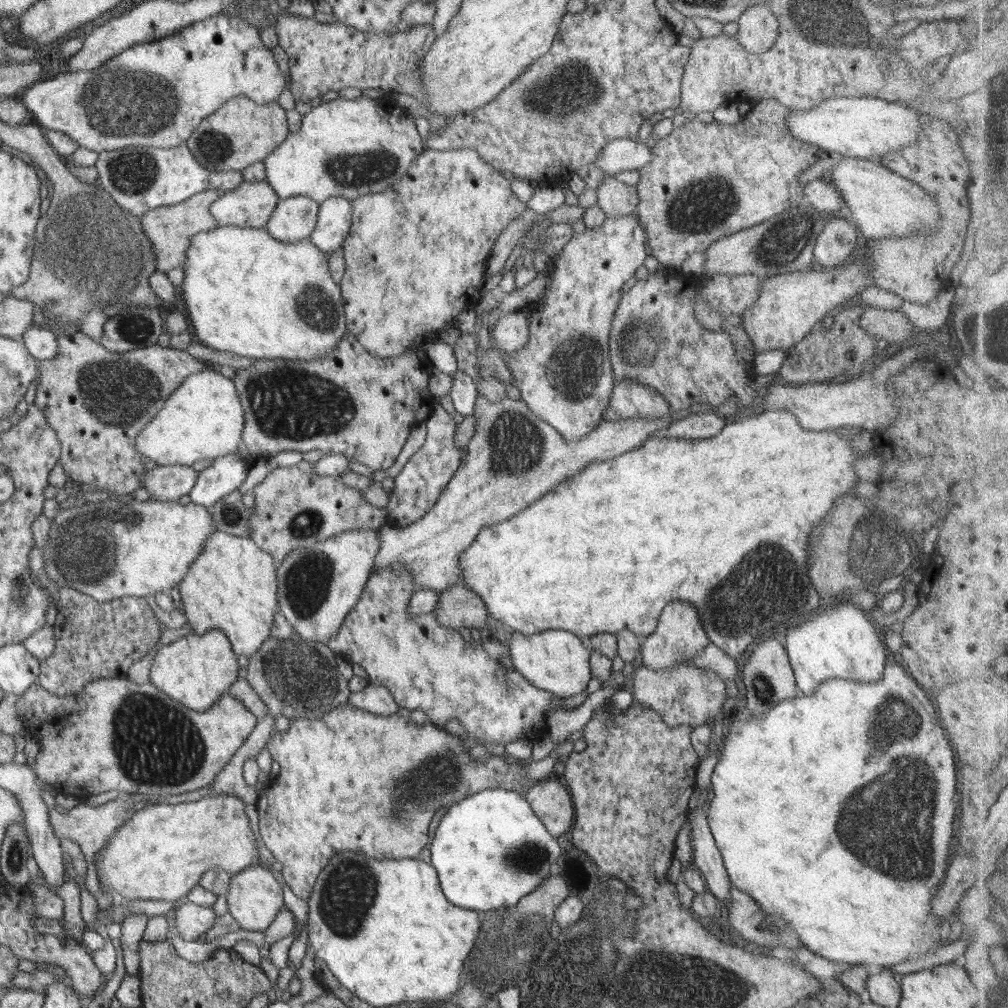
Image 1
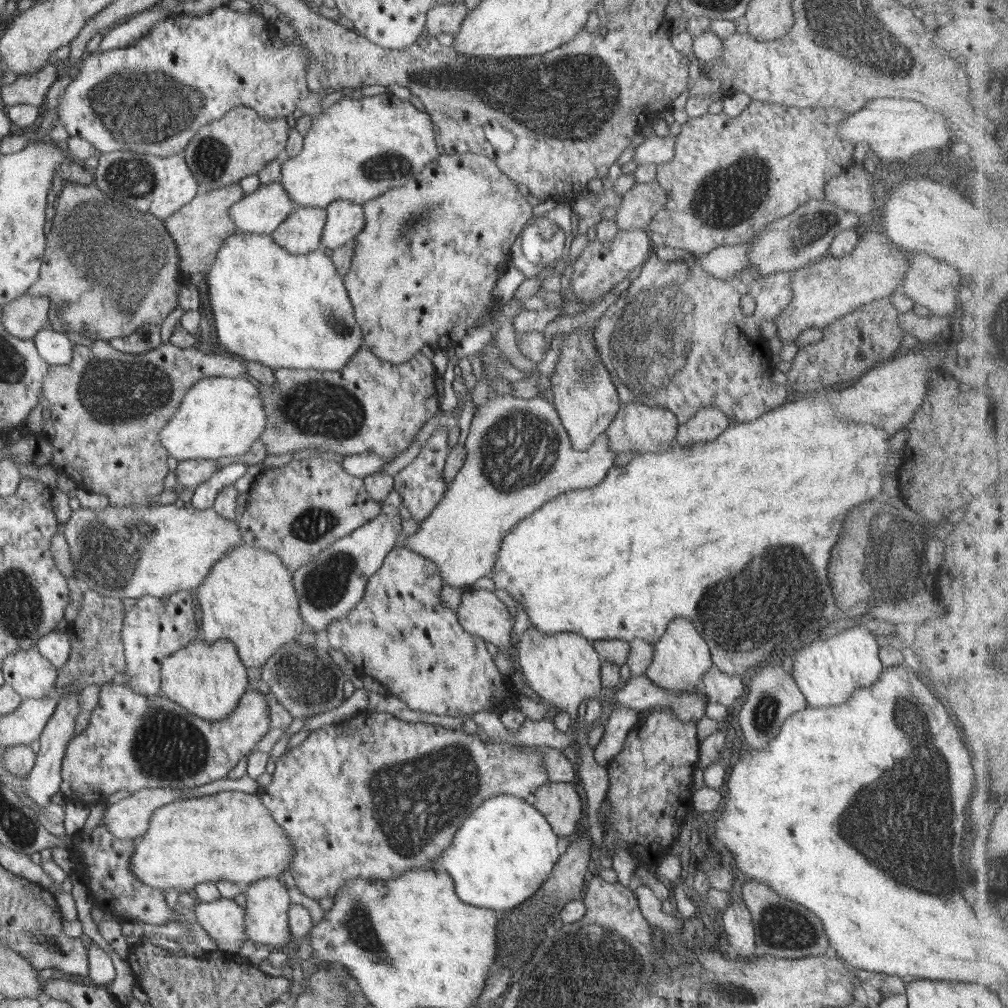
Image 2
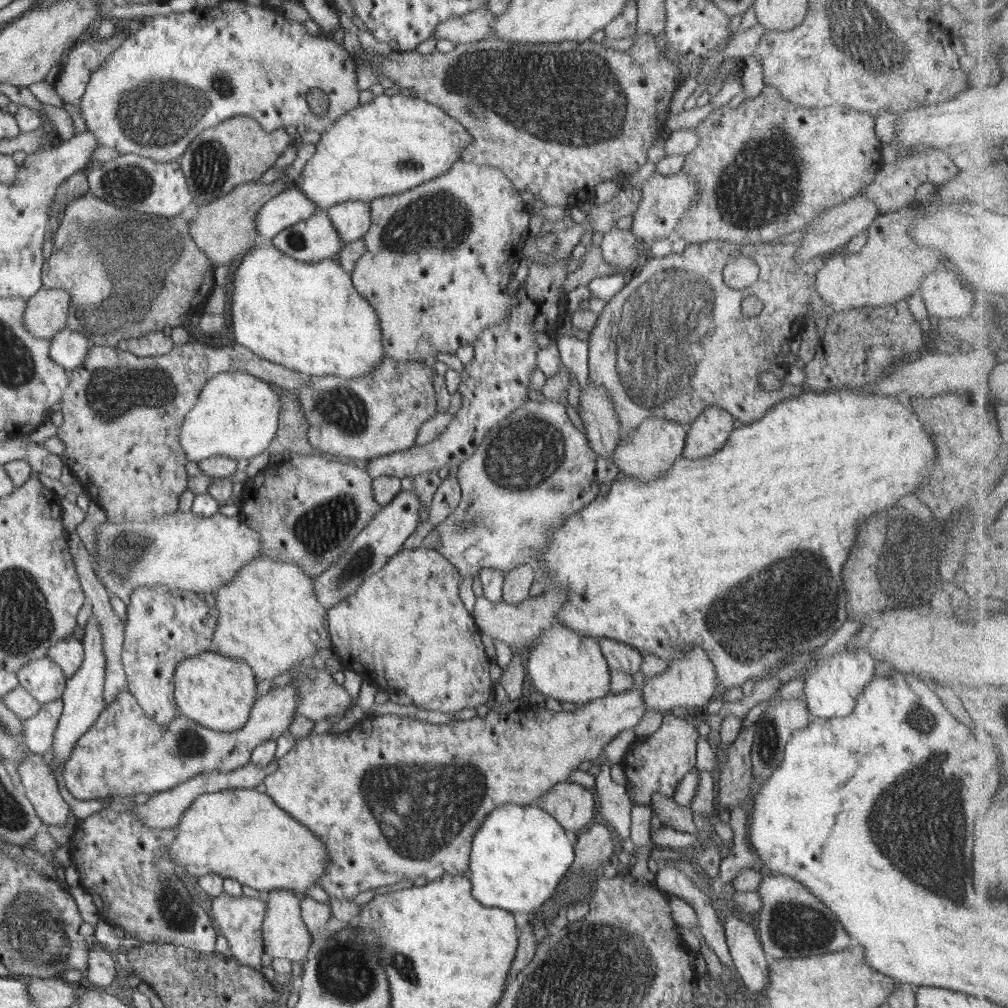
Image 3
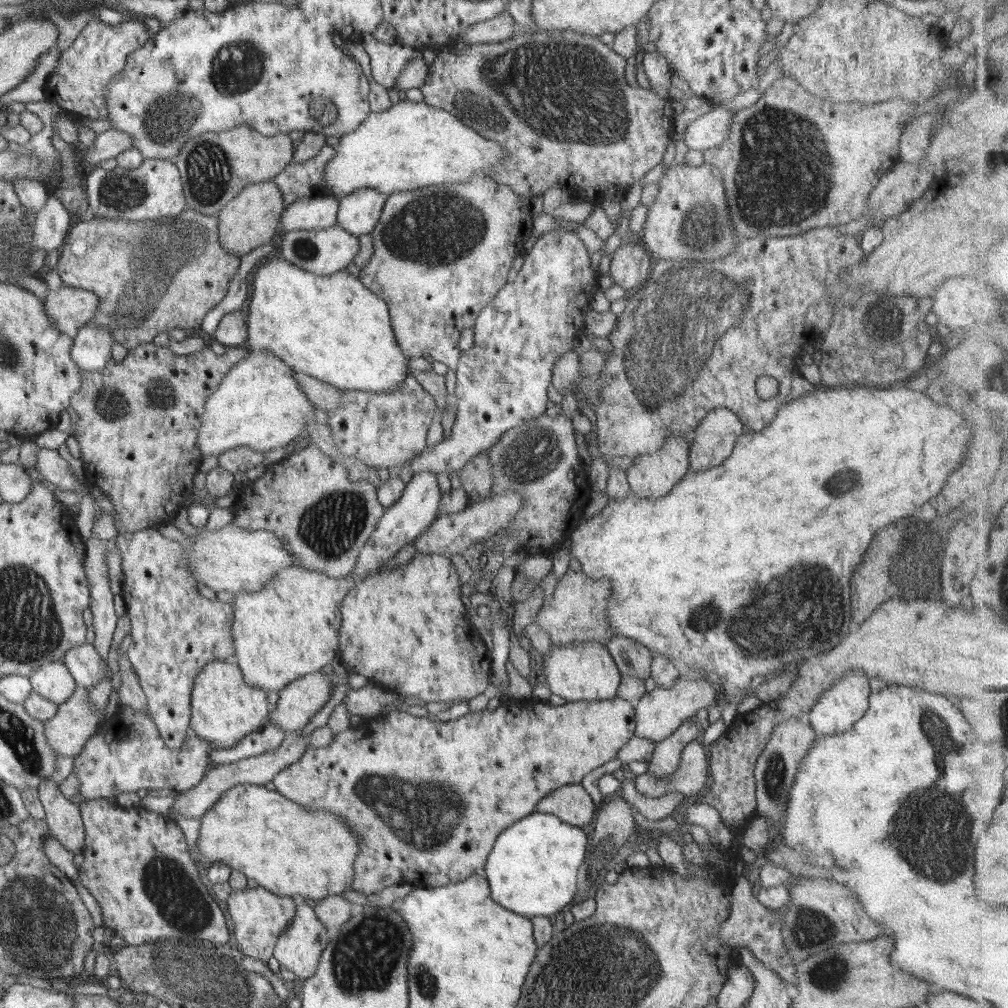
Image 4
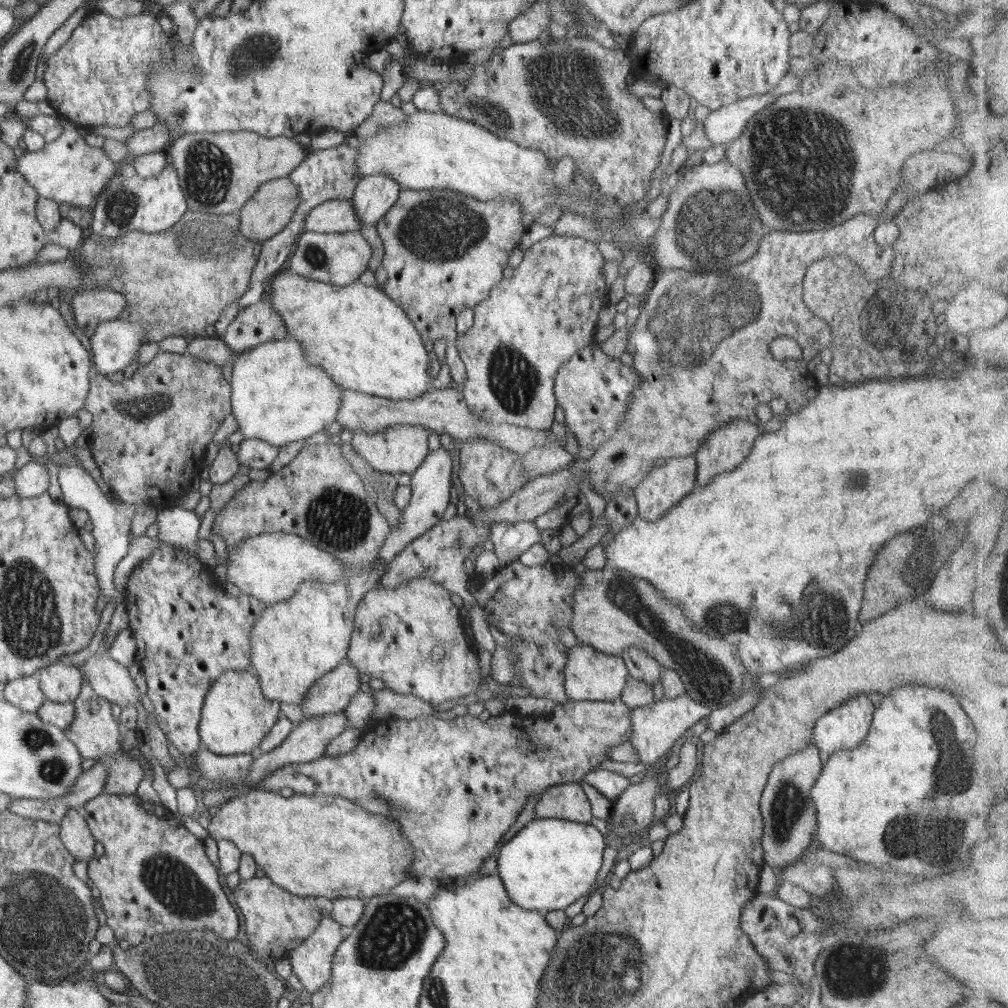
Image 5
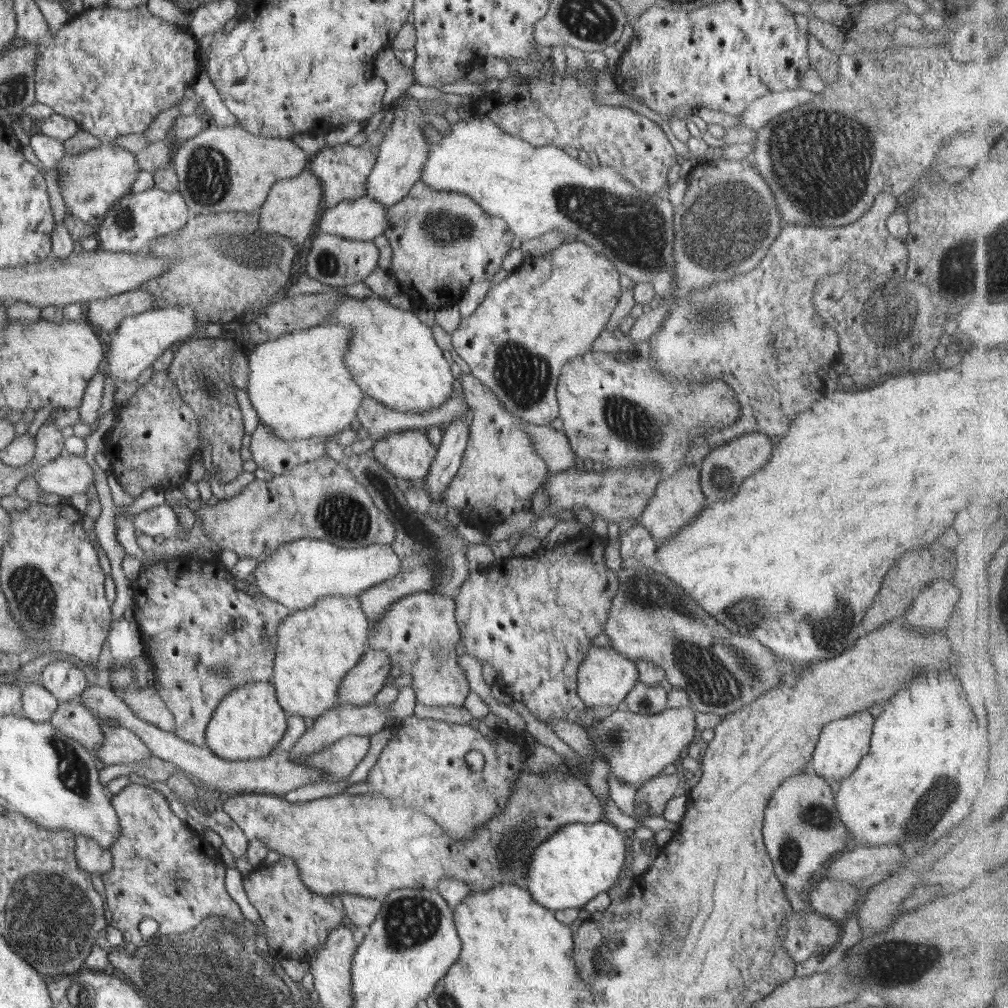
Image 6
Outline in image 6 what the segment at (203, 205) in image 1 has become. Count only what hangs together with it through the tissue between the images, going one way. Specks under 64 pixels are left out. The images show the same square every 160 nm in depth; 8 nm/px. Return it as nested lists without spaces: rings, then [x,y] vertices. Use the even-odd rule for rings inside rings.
[[[310,170],[302,171],[294,178],[279,180],[272,185],[265,203],[258,210],[259,228],[266,233],[282,234],[296,244],[302,244],[312,236],[313,229],[318,224],[318,216],[323,189],[319,178]]]

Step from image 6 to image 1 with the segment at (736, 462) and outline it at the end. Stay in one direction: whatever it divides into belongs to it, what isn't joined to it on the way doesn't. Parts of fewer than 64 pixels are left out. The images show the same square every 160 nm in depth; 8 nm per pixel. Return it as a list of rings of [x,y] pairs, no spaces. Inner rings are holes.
[[[714,413],[689,414],[684,419],[675,420],[666,428],[664,434],[674,439],[704,439],[714,438],[726,423],[725,417]]]

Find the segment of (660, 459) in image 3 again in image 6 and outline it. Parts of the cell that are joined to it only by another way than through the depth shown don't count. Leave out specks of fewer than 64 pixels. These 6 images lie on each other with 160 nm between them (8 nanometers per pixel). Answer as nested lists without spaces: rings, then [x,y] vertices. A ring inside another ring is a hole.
[[[698,464],[687,465],[666,480],[660,480],[639,521],[656,540],[667,540],[693,522],[706,505],[708,498],[701,489],[701,469]]]

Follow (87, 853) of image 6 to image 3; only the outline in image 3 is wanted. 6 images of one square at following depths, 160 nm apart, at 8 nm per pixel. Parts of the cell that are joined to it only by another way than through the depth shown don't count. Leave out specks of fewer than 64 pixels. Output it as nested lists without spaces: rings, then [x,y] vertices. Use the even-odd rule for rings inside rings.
[[[34,752],[18,767],[22,789],[29,795],[38,815],[45,820],[46,825],[60,827],[68,822],[70,808],[58,792],[56,779],[50,772],[50,766],[44,756]]]

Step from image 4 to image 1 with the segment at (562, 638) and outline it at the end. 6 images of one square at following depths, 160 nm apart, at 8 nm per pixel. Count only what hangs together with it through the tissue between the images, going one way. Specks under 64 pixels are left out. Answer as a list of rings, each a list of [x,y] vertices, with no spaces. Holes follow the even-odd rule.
[[[464,584],[451,585],[439,593],[433,613],[442,626],[458,630],[472,627],[481,629],[486,624],[491,625],[487,604]]]

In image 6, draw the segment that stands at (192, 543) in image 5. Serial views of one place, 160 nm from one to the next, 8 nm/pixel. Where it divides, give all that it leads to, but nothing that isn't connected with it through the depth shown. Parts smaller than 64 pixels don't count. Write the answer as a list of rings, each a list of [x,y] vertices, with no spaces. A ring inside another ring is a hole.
[[[158,505],[134,514],[131,522],[137,533],[148,536],[165,536],[179,541],[188,540],[189,535],[179,523],[171,506]]]

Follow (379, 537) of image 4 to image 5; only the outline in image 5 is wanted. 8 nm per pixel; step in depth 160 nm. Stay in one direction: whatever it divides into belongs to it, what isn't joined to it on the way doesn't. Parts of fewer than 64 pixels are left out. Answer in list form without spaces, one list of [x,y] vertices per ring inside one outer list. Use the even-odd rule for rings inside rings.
[[[441,446],[438,450],[429,452],[423,463],[411,473],[411,499],[410,504],[403,510],[401,523],[397,528],[391,528],[387,534],[382,548],[379,550],[379,556],[384,559],[386,564],[390,564],[391,560],[415,538],[424,534],[429,528],[441,522],[444,512],[450,503],[450,481],[454,480],[454,471],[456,466],[454,458],[450,457],[448,448]]]

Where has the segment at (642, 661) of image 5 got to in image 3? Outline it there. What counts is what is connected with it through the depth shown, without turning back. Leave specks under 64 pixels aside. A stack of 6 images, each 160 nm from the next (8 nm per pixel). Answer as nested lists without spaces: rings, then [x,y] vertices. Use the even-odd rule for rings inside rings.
[[[601,638],[598,642],[611,670],[626,670],[630,674],[641,671],[642,652],[623,642]]]

